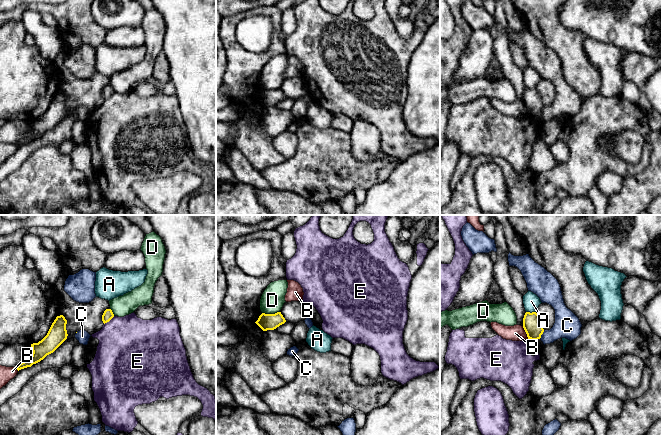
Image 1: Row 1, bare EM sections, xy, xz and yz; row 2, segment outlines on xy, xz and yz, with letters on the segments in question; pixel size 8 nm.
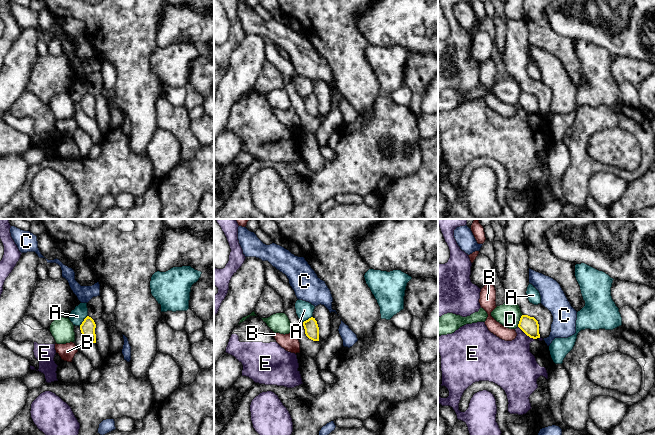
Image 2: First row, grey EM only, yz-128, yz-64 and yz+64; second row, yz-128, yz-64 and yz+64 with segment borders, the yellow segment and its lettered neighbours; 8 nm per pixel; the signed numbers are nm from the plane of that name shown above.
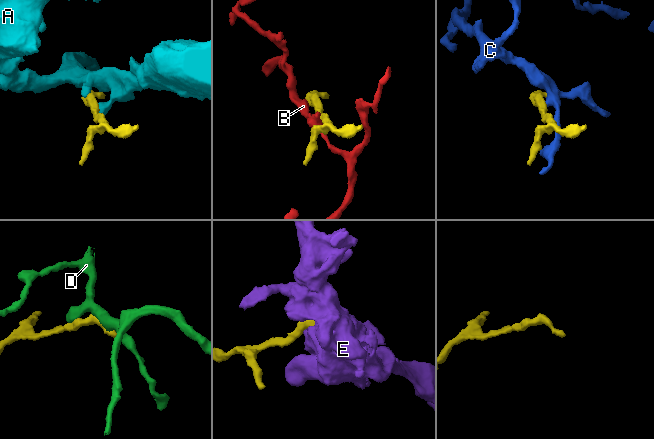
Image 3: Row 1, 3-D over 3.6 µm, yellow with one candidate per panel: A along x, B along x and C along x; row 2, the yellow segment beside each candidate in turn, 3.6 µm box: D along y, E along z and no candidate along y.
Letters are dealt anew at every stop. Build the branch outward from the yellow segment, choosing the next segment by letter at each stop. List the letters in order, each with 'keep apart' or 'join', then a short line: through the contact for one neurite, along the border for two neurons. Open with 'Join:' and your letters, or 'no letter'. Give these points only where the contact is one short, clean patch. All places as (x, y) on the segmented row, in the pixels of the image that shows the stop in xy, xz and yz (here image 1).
Join: no letter
A: keep apart; line yz (526, 311), (535, 312)
B: keep apart
C: keep apart; line yz (544, 330), (539, 338)
D: keep apart
E: keep apart

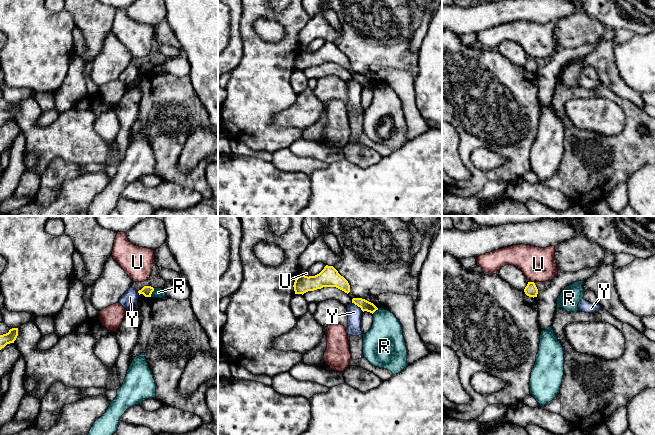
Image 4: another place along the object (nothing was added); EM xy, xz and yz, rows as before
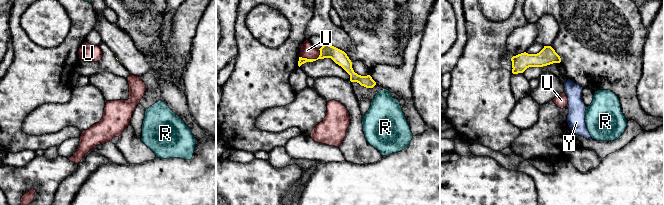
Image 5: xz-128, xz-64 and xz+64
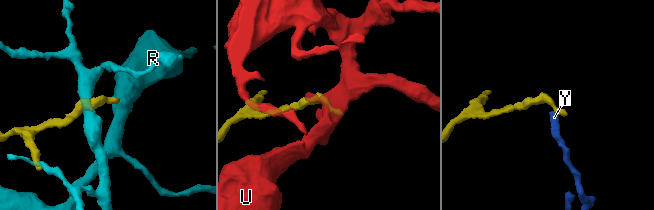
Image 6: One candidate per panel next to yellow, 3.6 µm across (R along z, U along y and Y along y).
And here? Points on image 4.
Join: no letter
R: keep apart; line xy (154, 288), (150, 296)
U: keep apart; line yz (531, 281), (533, 282)
Y: keep apart; line xz (352, 302), (363, 311)

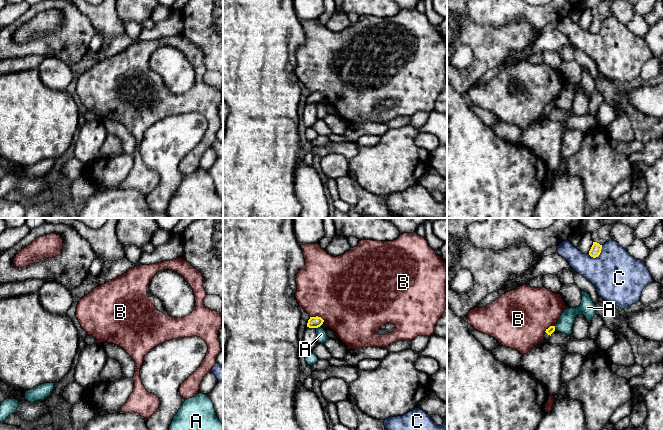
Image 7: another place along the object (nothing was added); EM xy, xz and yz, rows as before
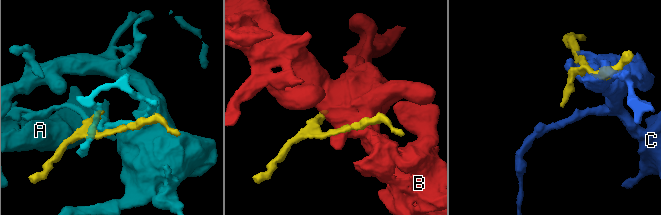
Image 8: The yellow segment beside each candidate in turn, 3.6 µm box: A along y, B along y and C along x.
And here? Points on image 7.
Join: no letter
A: keep apart
B: keep apart
C: keep apart

